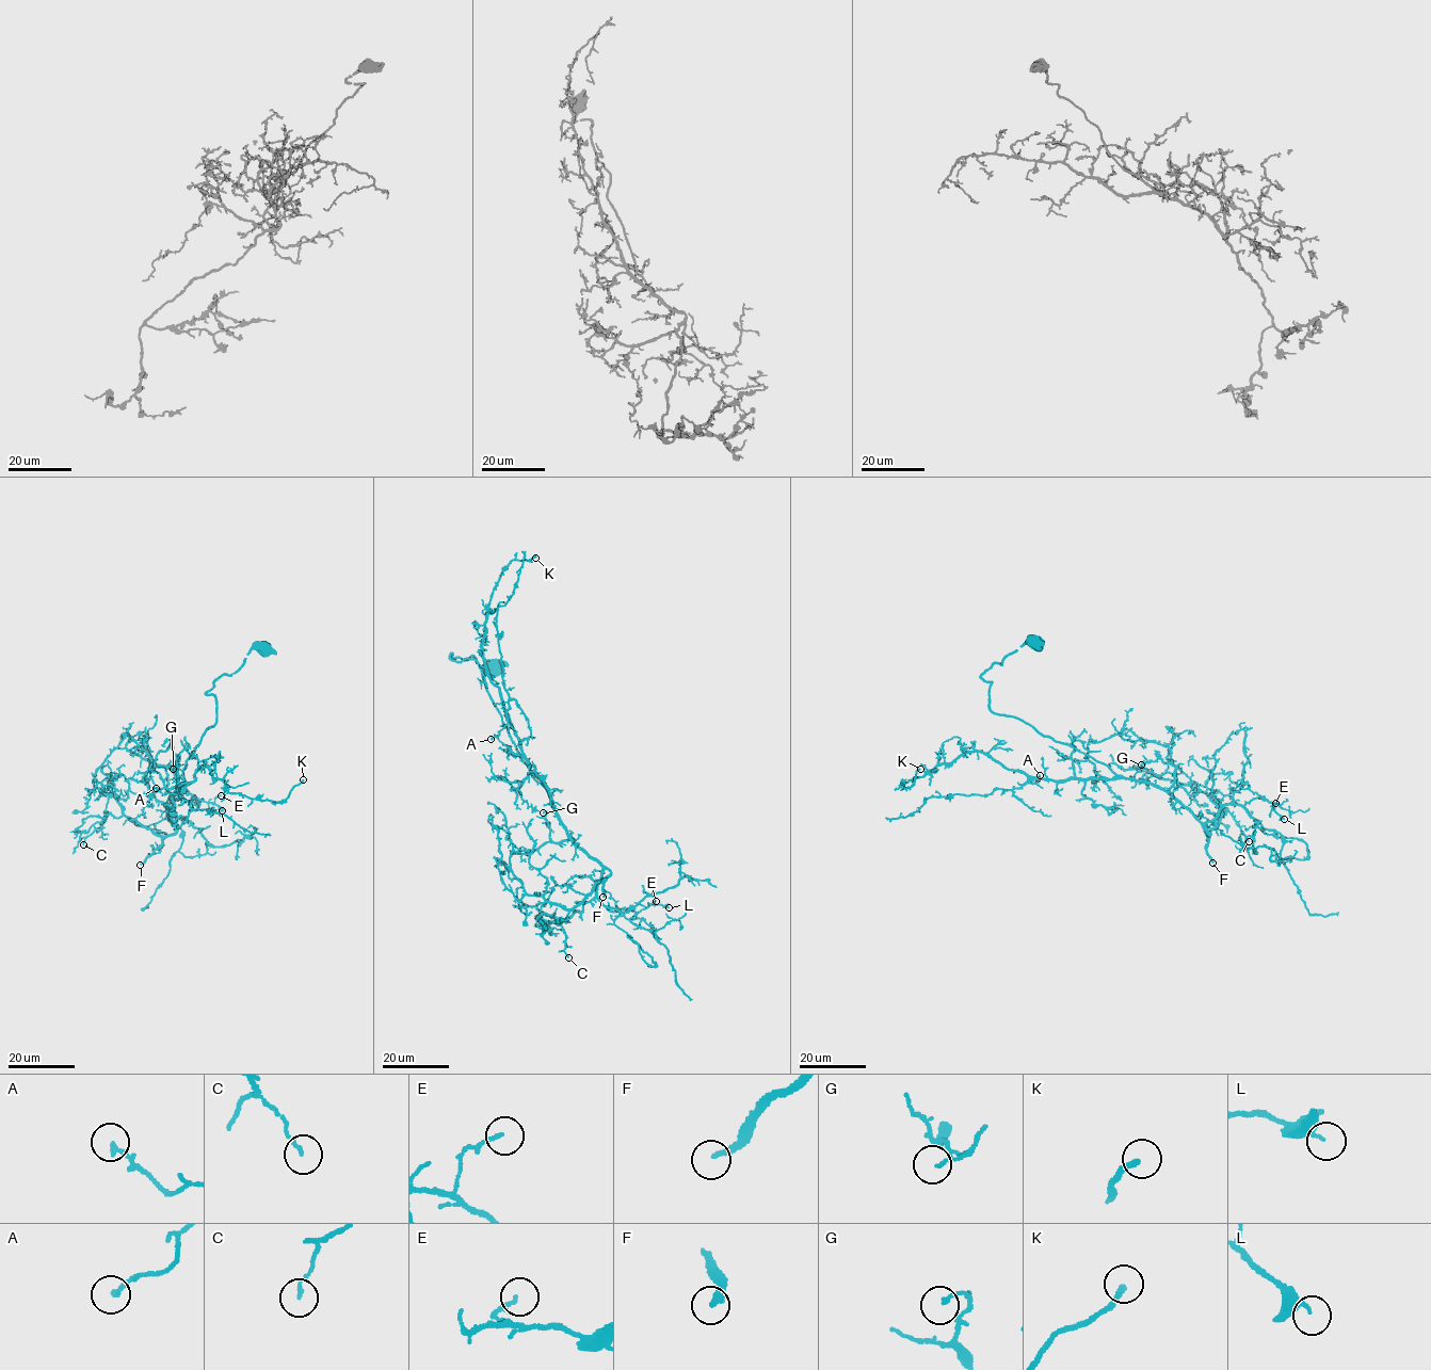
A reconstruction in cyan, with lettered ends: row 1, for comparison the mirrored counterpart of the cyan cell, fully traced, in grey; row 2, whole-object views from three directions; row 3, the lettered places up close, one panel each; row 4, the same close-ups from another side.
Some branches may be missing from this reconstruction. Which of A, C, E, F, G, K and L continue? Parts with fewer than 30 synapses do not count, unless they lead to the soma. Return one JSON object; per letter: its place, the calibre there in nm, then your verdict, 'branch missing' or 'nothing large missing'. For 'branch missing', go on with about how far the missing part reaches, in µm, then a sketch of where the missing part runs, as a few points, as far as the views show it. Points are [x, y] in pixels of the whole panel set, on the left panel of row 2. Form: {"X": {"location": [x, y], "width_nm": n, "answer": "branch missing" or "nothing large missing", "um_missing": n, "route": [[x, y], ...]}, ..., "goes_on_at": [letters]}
{"A": {"location": [156, 788], "width_nm": 170, "answer": "nothing large missing"}, "C": {"location": [83, 844], "width_nm": 120, "answer": "nothing large missing"}, "E": {"location": [221, 795], "width_nm": 110, "answer": "nothing large missing"}, "F": {"location": [140, 865], "width_nm": 200, "answer": "branch missing", "um_missing": 110, "route": [[140, 865], [94, 892], [84, 928], [44, 988], [43, 1014], [54, 1028], [80, 1034], [127, 1022]]}, "G": {"location": [173, 769], "width_nm": 120, "answer": "nothing large missing"}, "K": {"location": [303, 779], "width_nm": 240, "answer": "nothing large missing"}, "L": {"location": [222, 810], "width_nm": 300, "answer": "nothing large missing"}, "goes_on_at": ["F"]}

